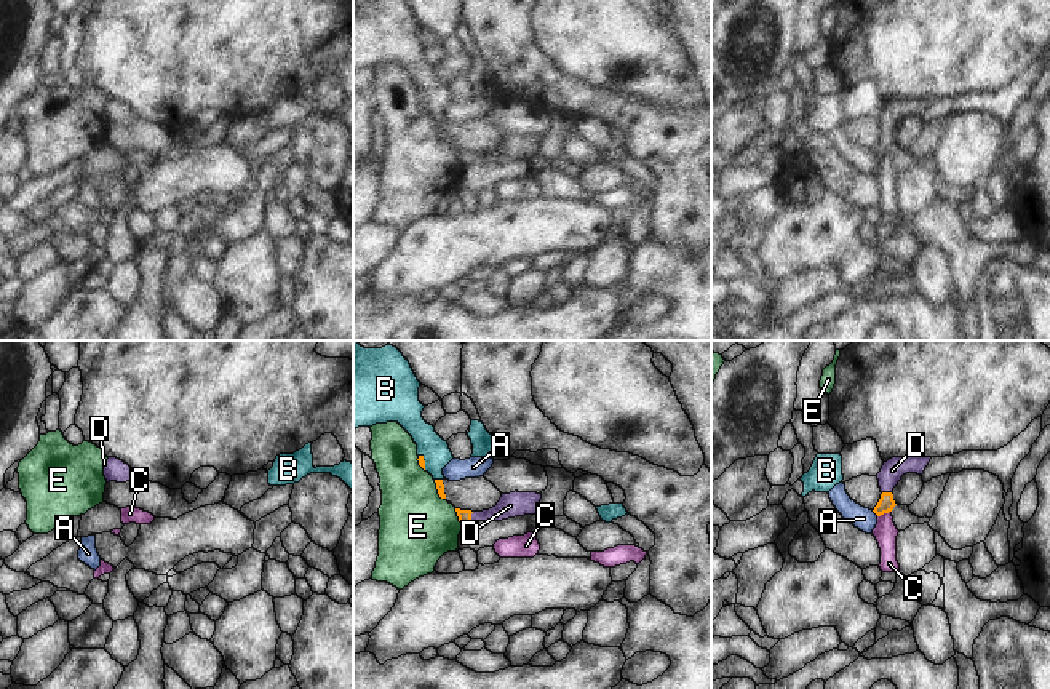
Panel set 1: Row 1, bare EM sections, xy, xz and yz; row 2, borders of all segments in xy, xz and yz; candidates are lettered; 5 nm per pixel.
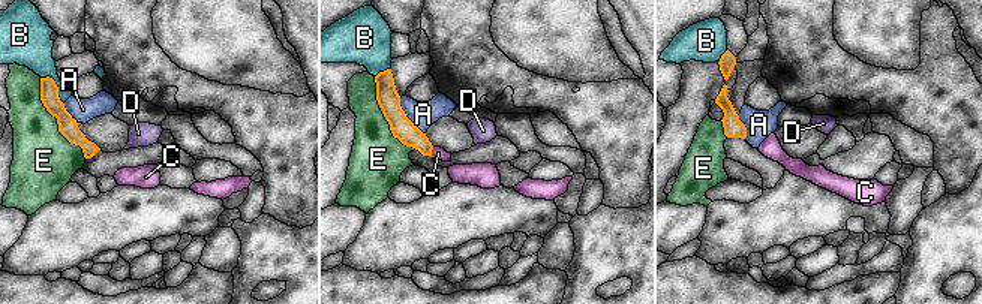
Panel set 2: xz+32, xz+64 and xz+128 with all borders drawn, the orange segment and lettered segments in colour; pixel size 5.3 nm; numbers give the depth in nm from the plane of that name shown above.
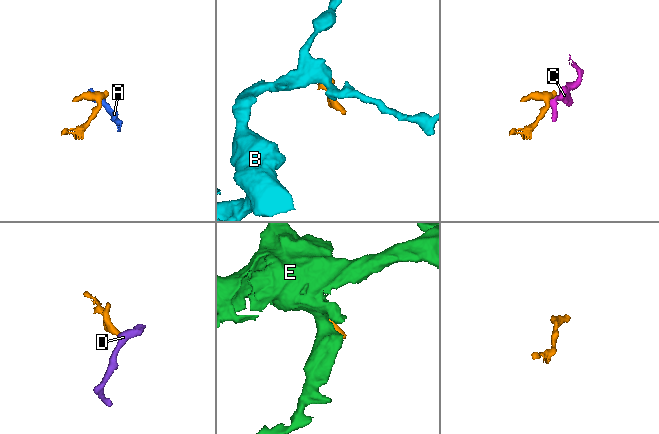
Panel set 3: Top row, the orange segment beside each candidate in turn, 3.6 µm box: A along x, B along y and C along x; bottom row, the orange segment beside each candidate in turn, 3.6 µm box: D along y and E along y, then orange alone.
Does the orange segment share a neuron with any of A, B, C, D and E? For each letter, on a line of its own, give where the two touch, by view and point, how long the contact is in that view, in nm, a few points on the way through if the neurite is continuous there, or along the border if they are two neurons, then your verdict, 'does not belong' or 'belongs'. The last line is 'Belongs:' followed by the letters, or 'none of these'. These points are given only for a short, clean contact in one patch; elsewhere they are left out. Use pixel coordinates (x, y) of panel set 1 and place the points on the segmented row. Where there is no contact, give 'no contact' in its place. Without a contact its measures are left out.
A: meets orange in yz at (874, 512); contact 50 nm long; border along yz (871, 510), (878, 515); does not belong
B: meets orange in xz at (424, 462); contact 90 nm long; border along xz (419, 454), (425, 469); does not belong
C: meets orange in yz at (884, 512); contact 80 nm long; border along yz (890, 510), (878, 517); does not belong
D: meets orange in xz at (470, 517); contact 50 nm long; runs through xz (464, 515), (470, 517), (493, 515), (515, 504); belongs
E: meets orange in xz at (457, 515); contact 90 nm long; border along xz (454, 509), (462, 523); does not belong
Belongs: D

